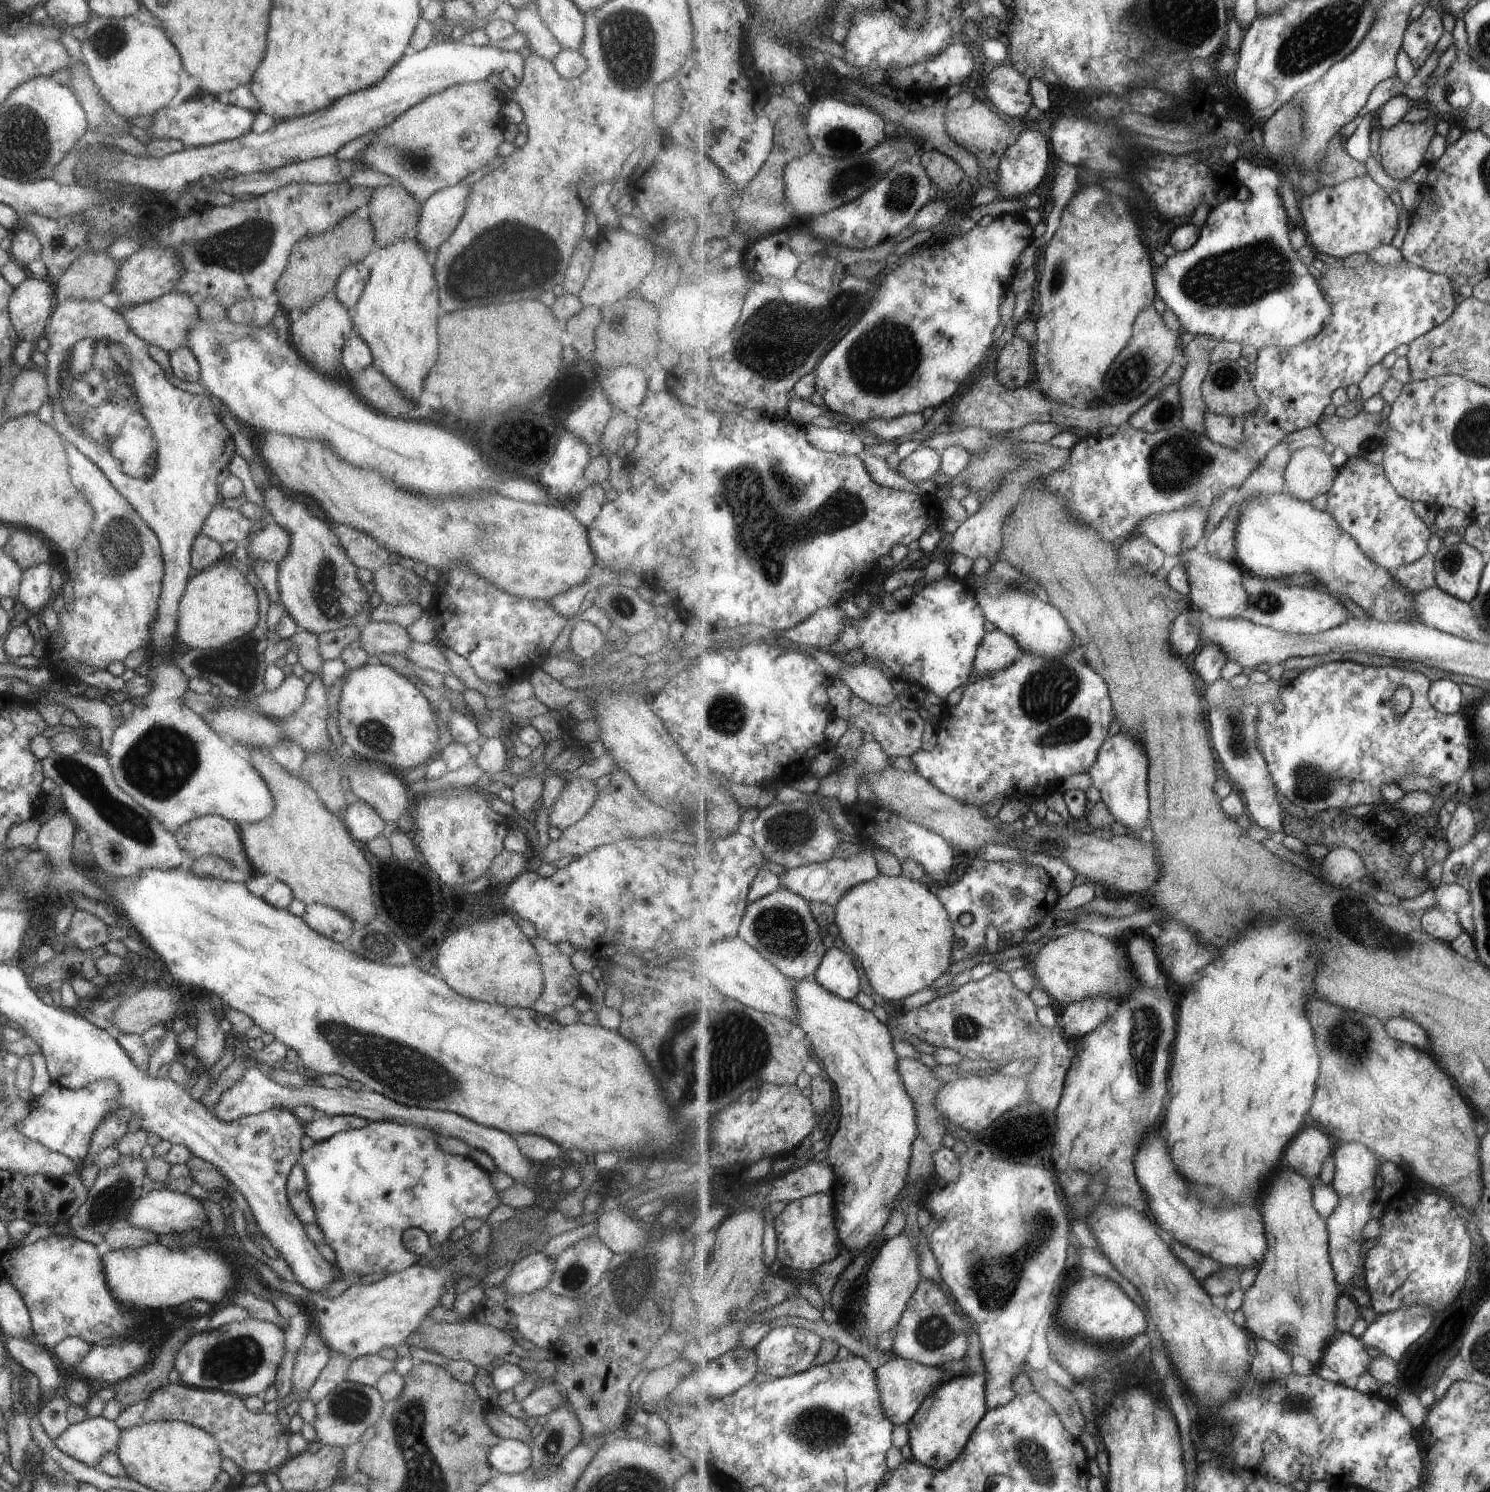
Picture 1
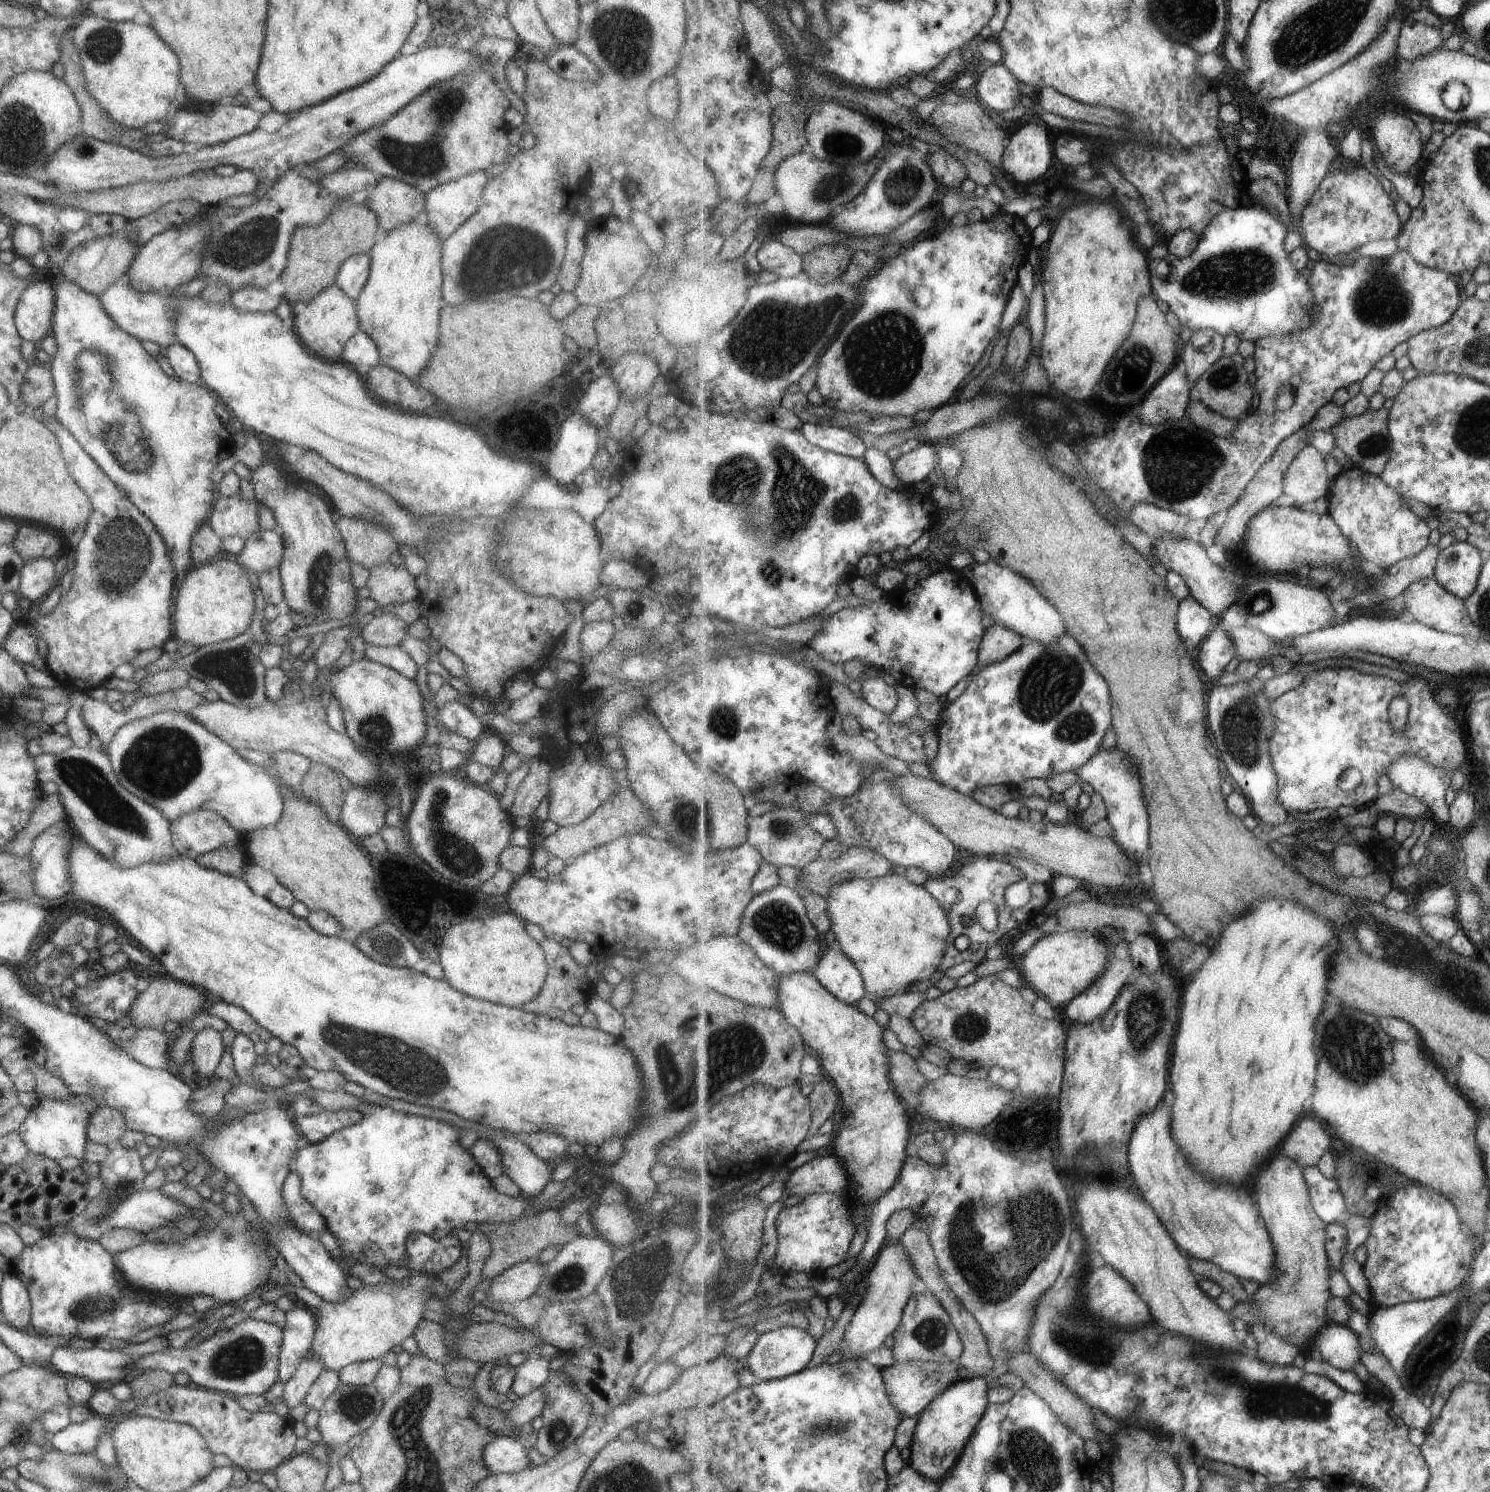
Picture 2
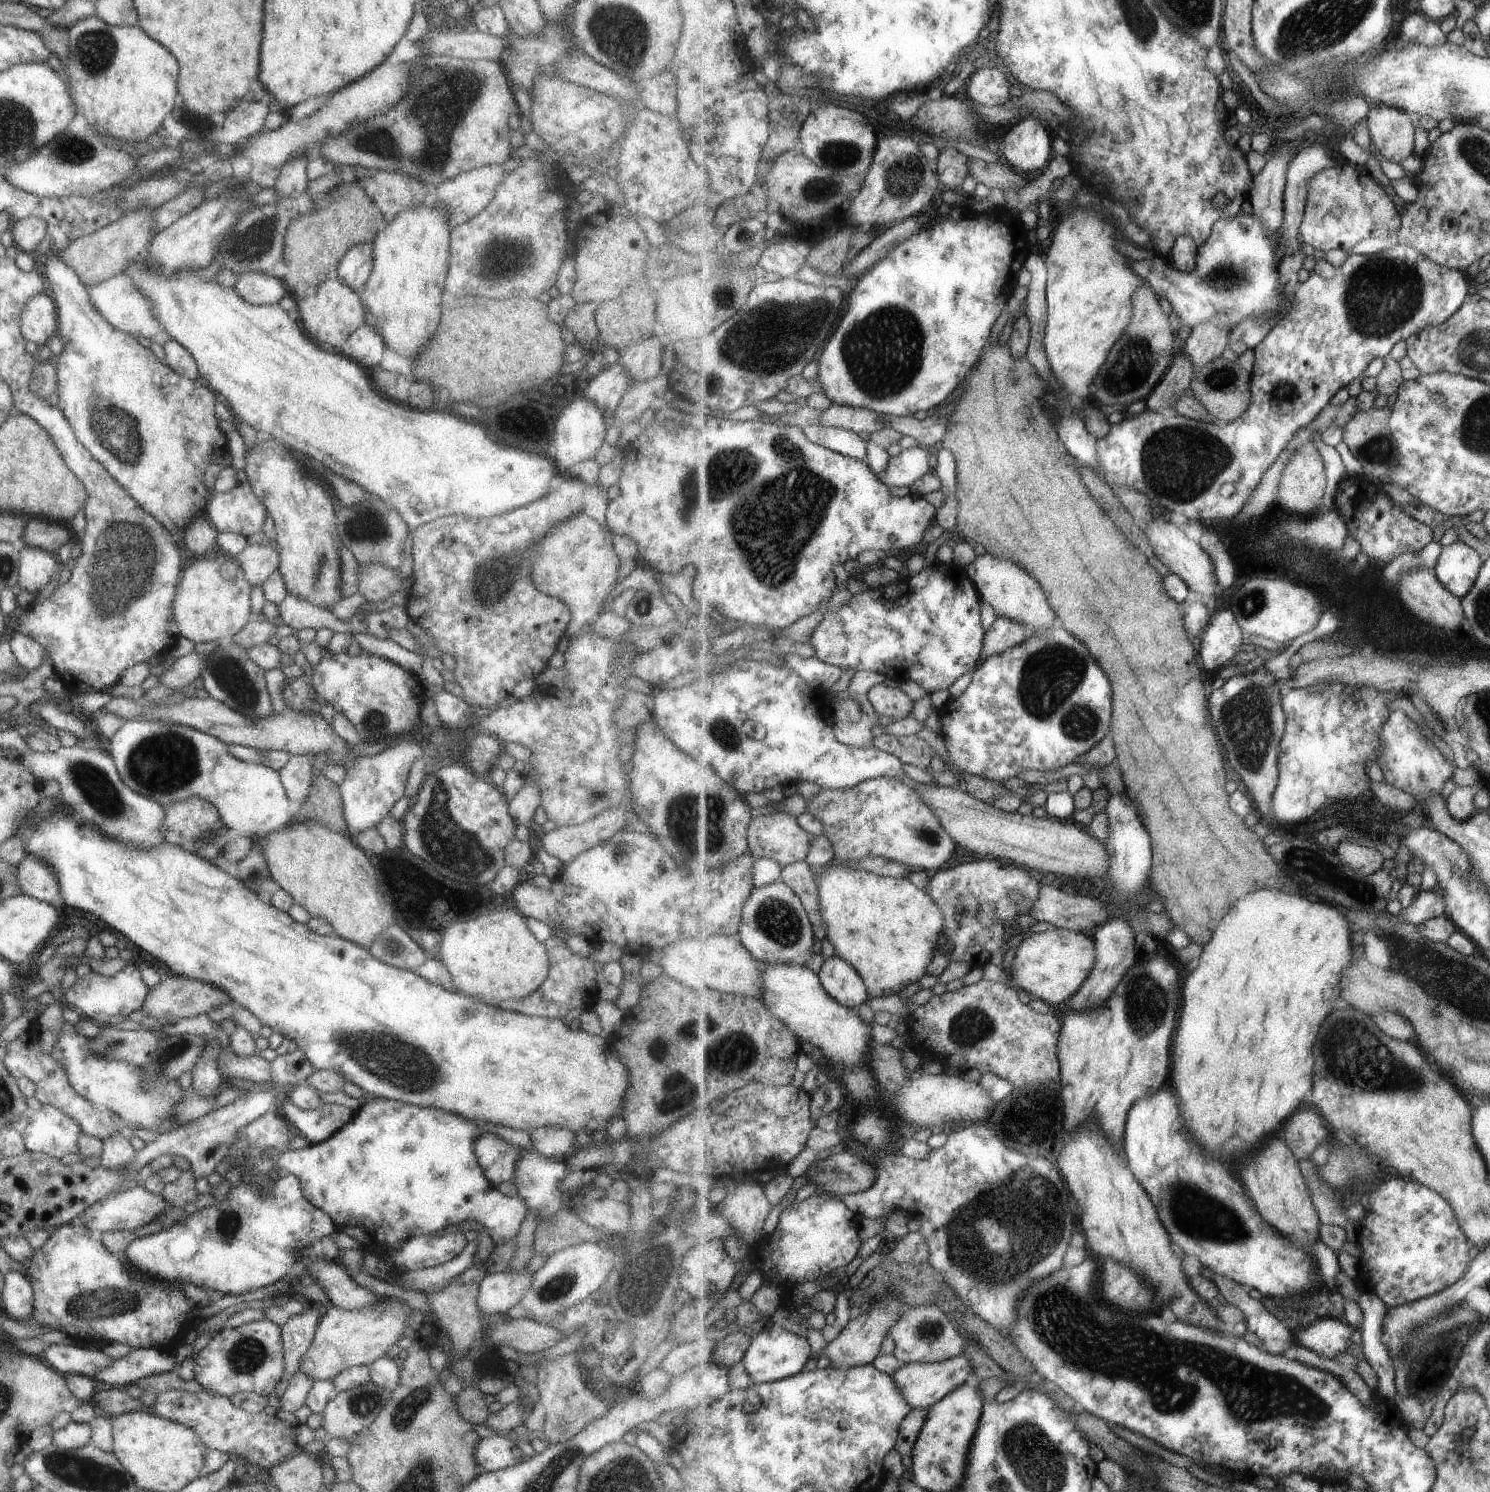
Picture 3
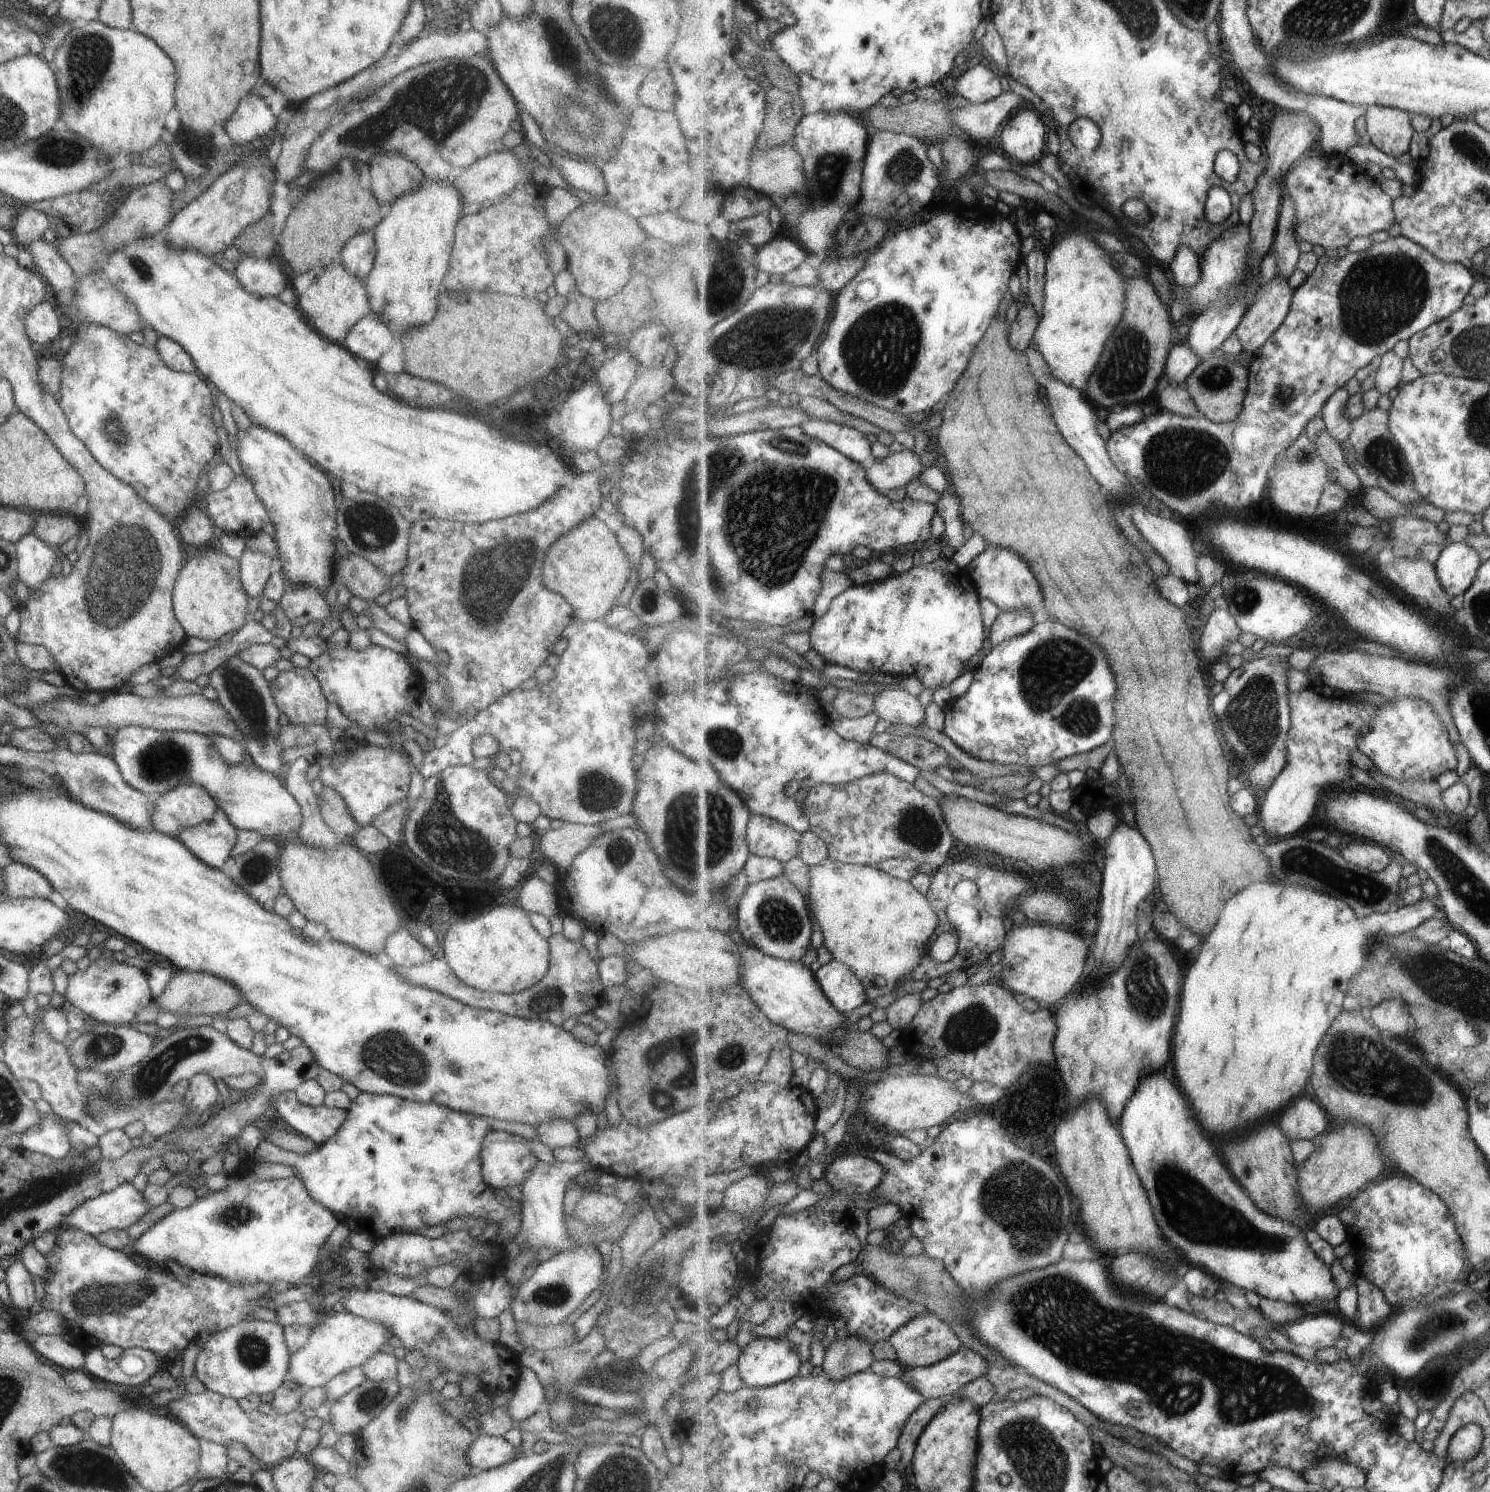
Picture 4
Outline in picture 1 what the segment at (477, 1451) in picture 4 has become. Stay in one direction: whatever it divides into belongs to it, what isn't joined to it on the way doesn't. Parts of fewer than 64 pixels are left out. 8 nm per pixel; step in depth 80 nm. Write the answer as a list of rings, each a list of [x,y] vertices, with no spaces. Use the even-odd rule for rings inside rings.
[[[501,1439],[487,1453],[491,1468],[501,1474],[517,1474],[530,1465],[530,1445],[513,1439]]]

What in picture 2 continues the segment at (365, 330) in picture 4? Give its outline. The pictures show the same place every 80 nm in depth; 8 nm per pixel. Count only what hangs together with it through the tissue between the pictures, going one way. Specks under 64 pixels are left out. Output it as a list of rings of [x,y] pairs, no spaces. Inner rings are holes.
[[[357,329],[343,345],[339,360],[350,365],[363,379],[368,369],[378,364],[378,358],[379,355],[373,341],[364,332]]]

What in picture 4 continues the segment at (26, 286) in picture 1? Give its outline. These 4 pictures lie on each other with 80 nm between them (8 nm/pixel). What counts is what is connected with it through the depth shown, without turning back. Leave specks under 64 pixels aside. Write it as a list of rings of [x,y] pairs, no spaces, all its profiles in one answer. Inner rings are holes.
[[[41,300],[27,312],[24,329],[30,342],[47,346],[64,331],[64,322],[56,308]]]

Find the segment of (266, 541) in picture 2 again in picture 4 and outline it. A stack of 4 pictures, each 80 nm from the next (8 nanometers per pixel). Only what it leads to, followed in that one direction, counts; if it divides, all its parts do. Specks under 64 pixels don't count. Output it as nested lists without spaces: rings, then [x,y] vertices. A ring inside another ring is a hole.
[[[245,548],[237,559],[238,579],[249,598],[259,596],[269,575],[281,570],[281,564],[267,553]]]

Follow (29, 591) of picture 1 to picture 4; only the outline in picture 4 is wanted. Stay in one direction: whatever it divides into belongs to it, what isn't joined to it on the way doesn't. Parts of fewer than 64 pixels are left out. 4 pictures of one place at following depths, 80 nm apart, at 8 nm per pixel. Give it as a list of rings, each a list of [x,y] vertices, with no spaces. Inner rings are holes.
[[[31,533],[13,543],[16,579],[29,589],[36,589],[53,570],[55,550]]]

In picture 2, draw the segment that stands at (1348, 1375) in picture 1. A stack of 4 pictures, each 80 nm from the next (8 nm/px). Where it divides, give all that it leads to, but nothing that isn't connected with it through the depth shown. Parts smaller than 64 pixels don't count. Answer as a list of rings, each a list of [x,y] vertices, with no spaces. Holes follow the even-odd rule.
[[[1337,1323],[1328,1324],[1322,1329],[1312,1346],[1319,1350],[1327,1363],[1347,1372],[1353,1372],[1363,1356],[1358,1334],[1348,1326]]]

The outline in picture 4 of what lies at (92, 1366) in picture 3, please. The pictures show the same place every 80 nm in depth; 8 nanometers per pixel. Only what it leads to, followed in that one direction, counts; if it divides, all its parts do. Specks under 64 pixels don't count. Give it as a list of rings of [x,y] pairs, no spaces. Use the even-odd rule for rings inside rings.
[[[59,1335],[37,1336],[29,1346],[37,1356],[60,1371],[83,1370],[84,1352],[65,1342]]]

